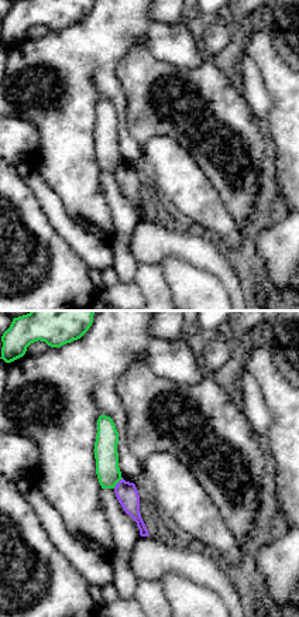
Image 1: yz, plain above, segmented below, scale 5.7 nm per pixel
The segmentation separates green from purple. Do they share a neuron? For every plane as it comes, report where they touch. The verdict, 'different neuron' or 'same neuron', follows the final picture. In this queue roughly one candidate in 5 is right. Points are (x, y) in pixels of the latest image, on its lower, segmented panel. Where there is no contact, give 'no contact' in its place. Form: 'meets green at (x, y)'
meets green at (117, 482)

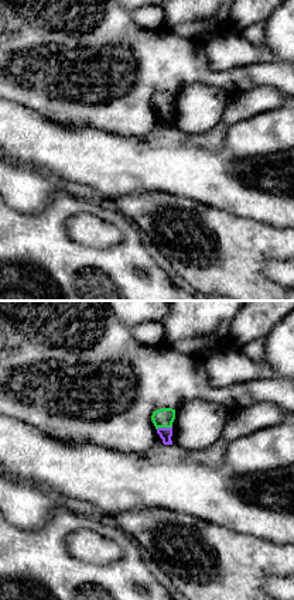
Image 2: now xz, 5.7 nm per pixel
meets green at (164, 427)

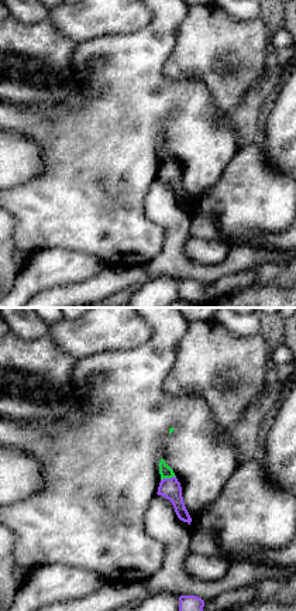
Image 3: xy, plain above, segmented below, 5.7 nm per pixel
meets green at (168, 477)

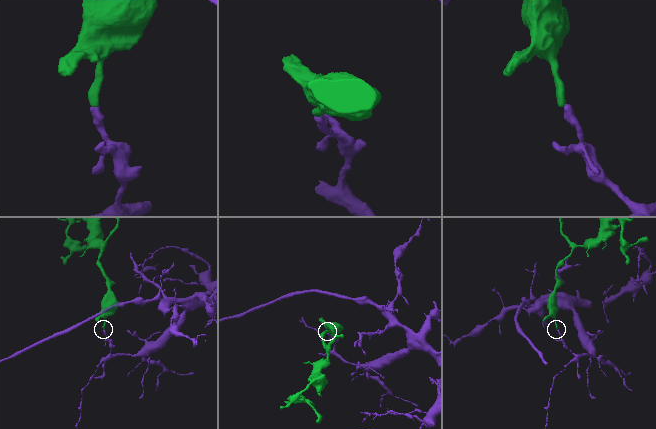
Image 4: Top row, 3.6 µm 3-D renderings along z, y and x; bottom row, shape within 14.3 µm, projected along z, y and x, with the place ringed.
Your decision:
different neuron

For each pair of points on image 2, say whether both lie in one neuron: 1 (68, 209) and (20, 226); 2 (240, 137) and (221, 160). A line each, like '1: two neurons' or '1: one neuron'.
1: one neuron
2: two neurons

